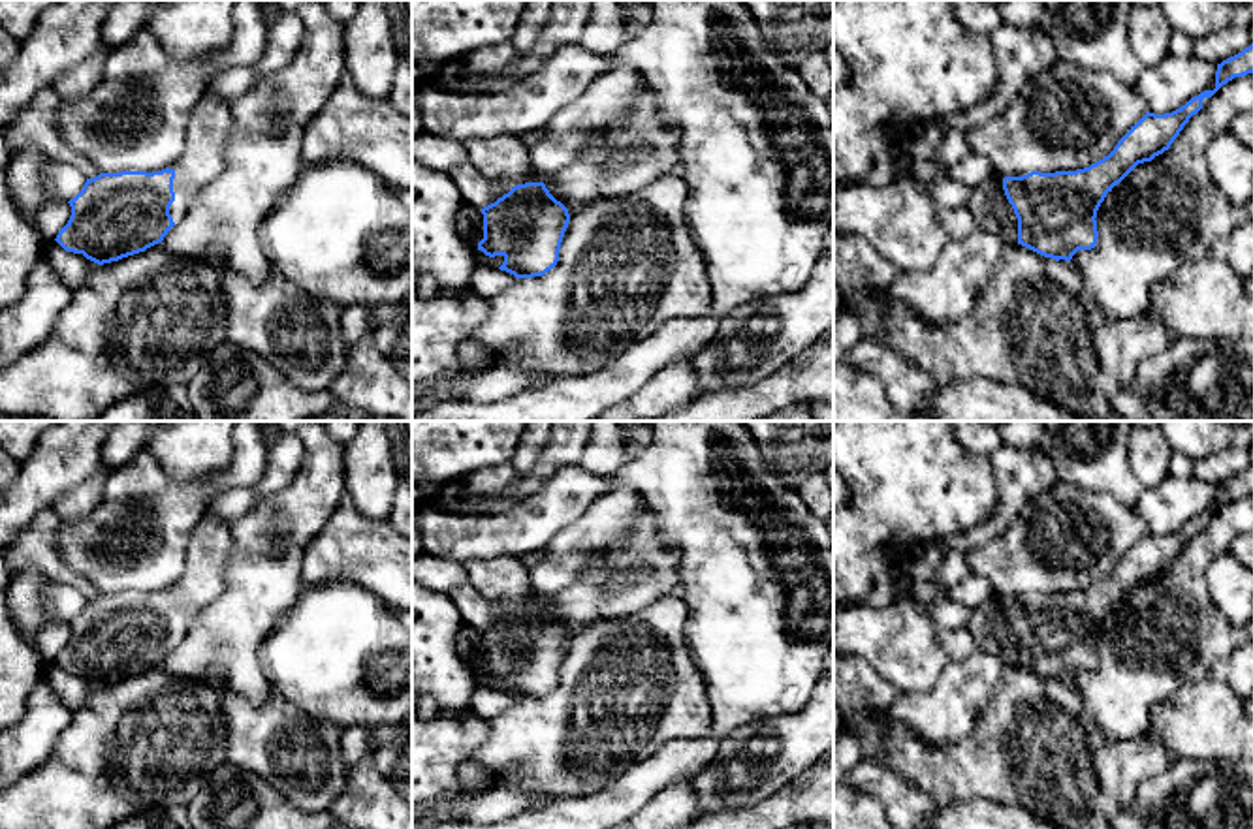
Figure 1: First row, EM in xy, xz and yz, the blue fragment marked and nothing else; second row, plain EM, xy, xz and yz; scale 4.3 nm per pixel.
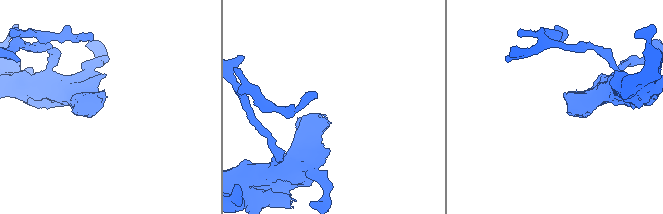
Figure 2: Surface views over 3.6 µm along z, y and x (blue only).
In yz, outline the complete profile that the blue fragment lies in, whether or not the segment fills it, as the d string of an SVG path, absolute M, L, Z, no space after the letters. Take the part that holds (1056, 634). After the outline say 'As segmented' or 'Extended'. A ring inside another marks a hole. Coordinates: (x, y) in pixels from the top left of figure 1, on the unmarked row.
M1253 464L1242 474L1217 485L1215 509L1204 511L1172 534L1146 534L1118 562L1114 571L1089 588L1076 592L1040 594L1031 592L1022 598L990 598L971 611L965 628L973 633L978 650L999 656L1005 665L1022 665L1044 679L1071 682L1078 671L1091 671L1097 665L1097 632L1106 615L1112 613L1138 585L1151 583L1170 570L1183 547L1202 530L1202 521L1212 519L1234 498L1253 494Z. Extended

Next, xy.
M203 517L190 534L184 571L171 587L152 594L120 592L87 600L83 611L68 622L71 637L55 662L66 673L83 675L98 686L162 664L167 652L186 639L190 624L224 592L230 551L230 524L216 517Z. Extended

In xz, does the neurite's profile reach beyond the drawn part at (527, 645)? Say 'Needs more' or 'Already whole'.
Needs more

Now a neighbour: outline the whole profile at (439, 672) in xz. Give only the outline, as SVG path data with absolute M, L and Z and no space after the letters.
M412 583L412 697L433 697L438 712L468 709L480 684L478 665L465 662L455 649L455 637L463 626L463 617L450 594Z

